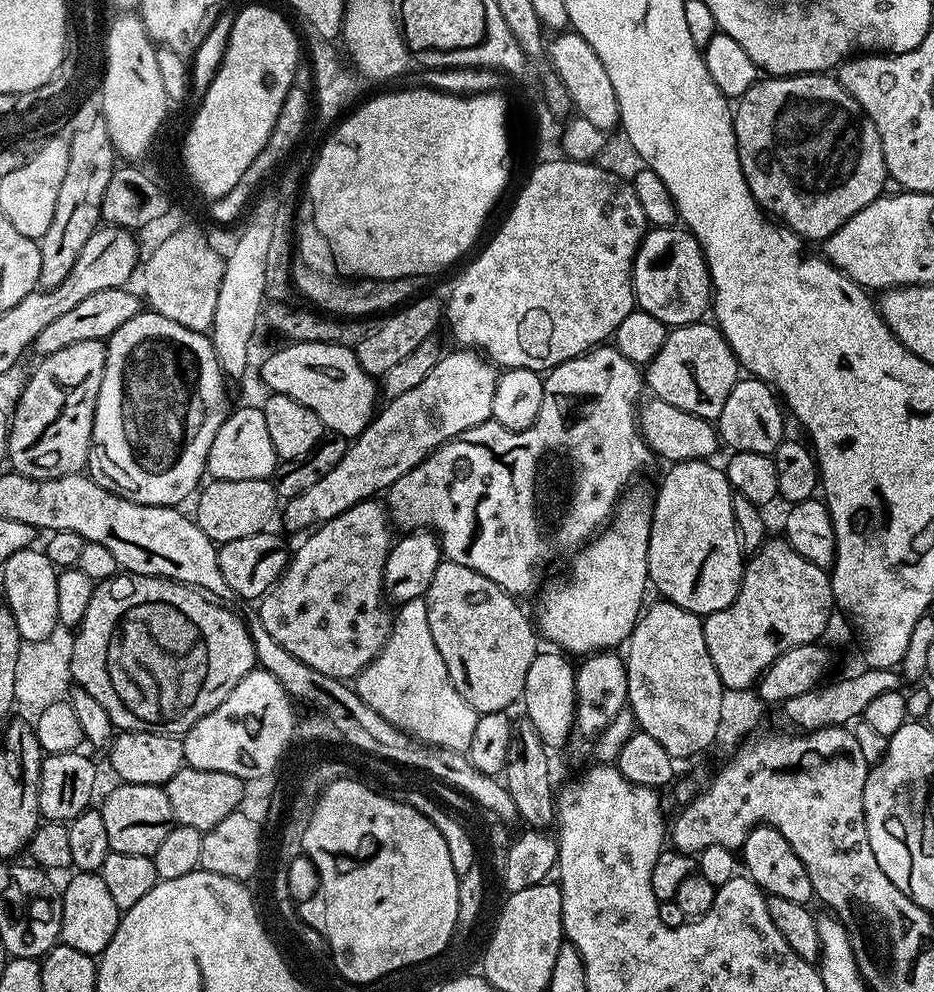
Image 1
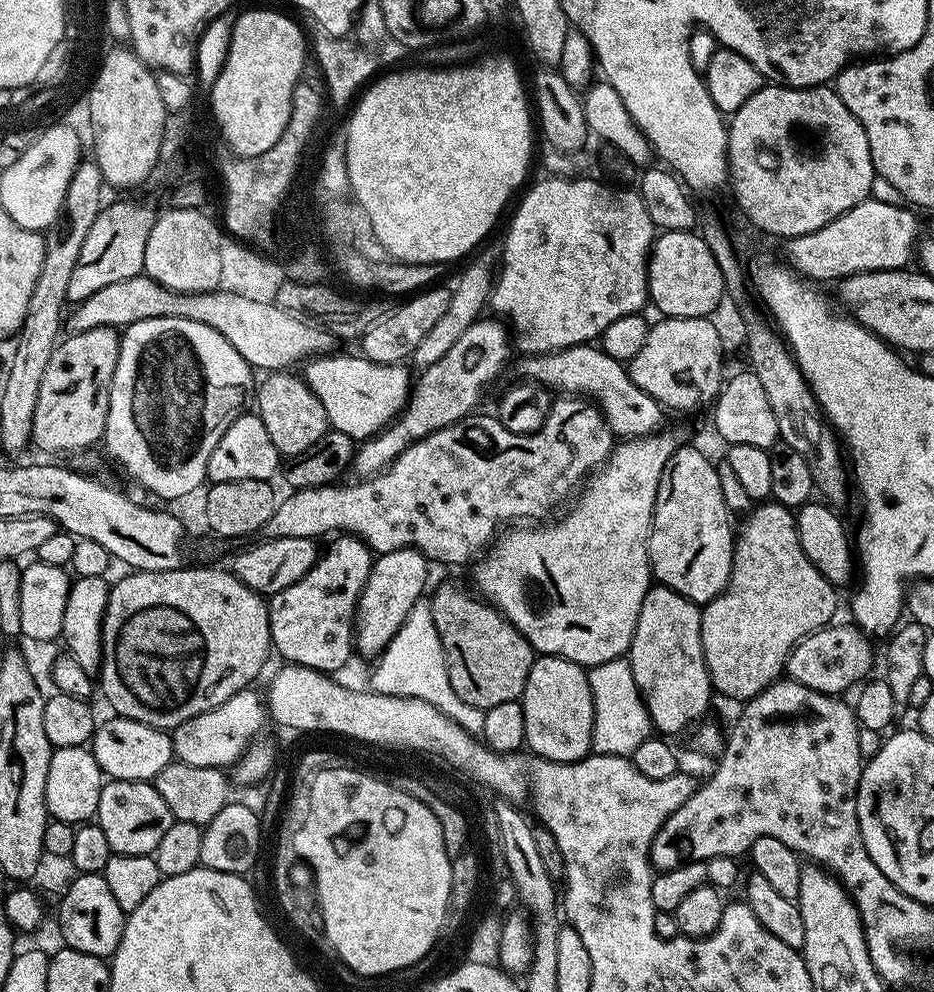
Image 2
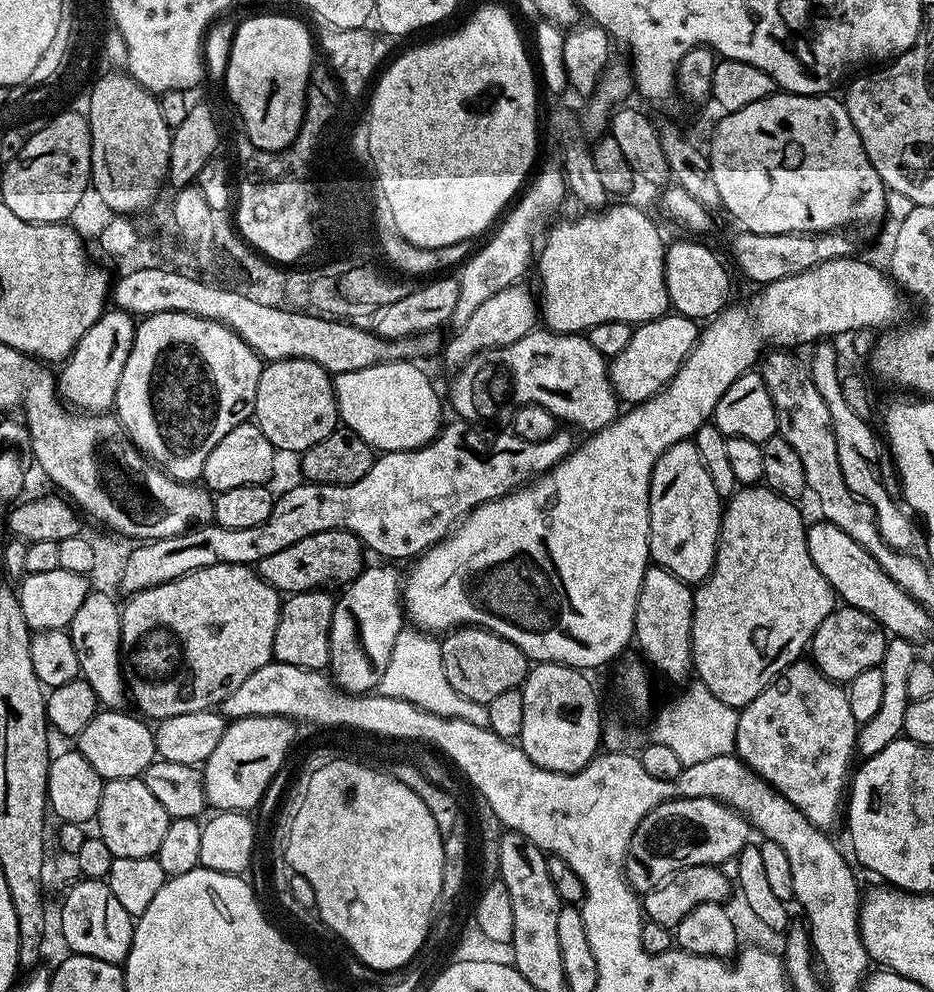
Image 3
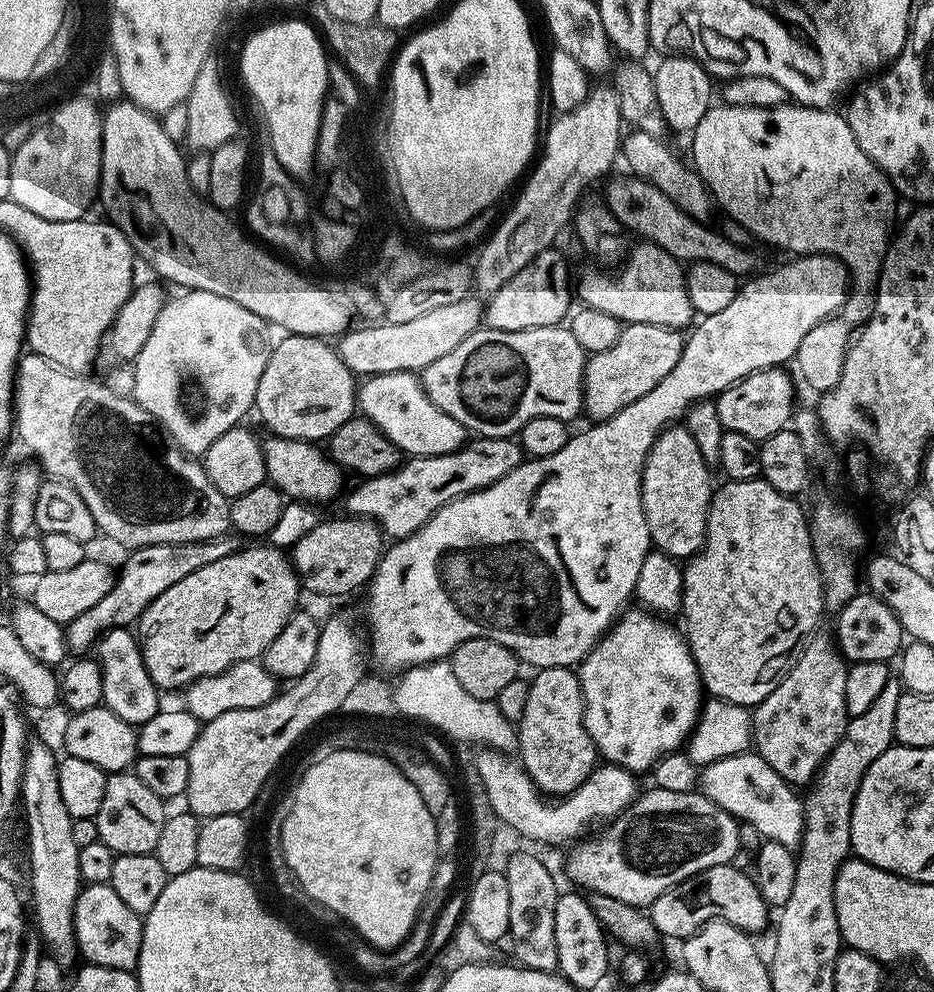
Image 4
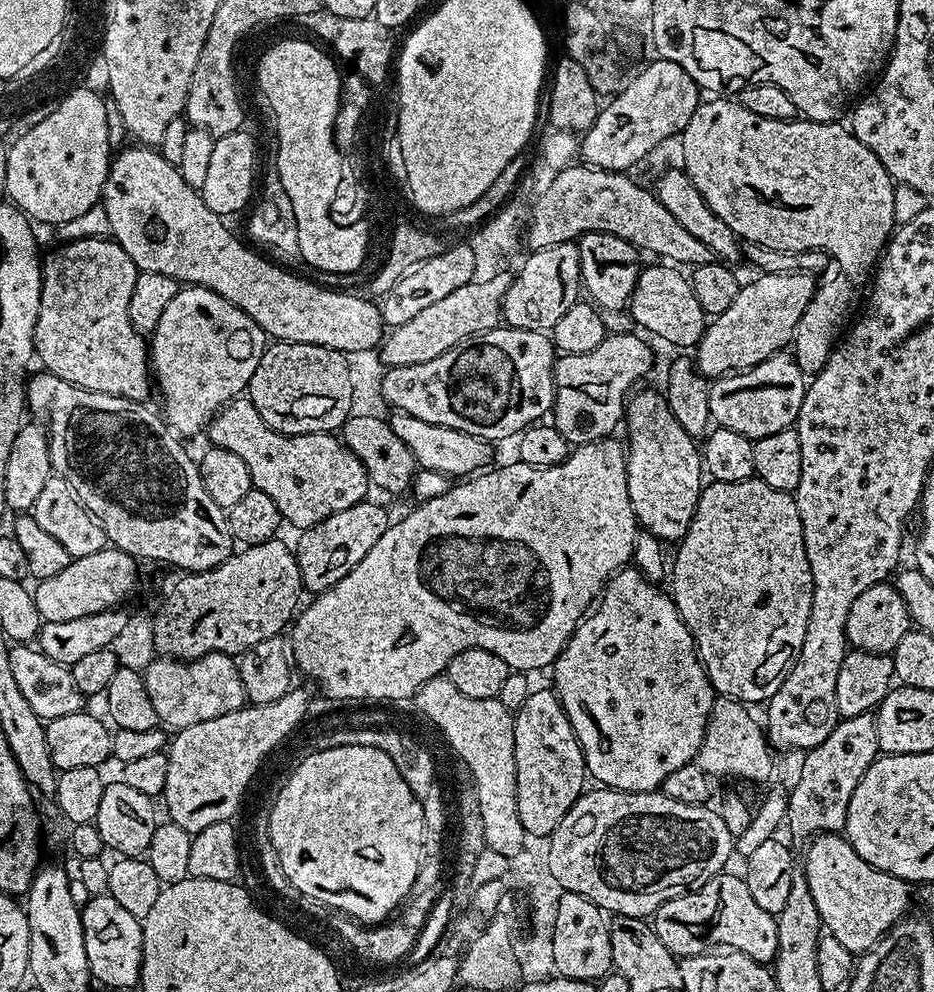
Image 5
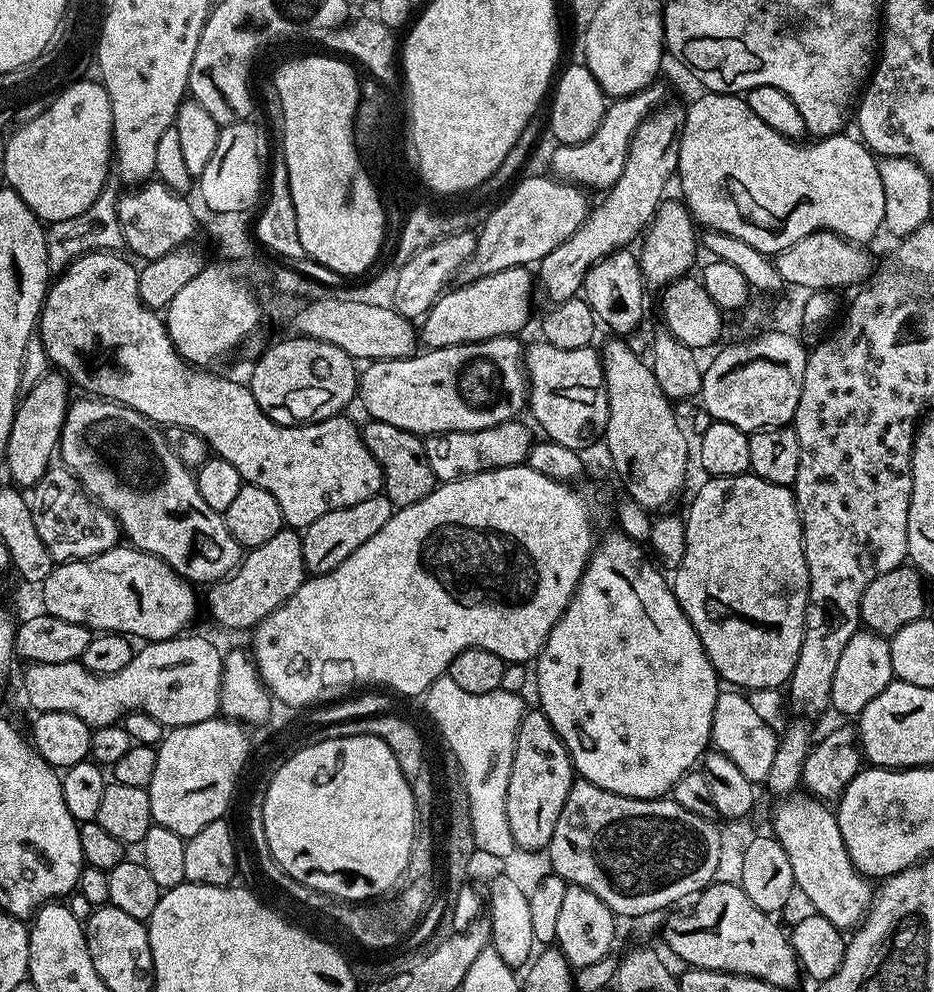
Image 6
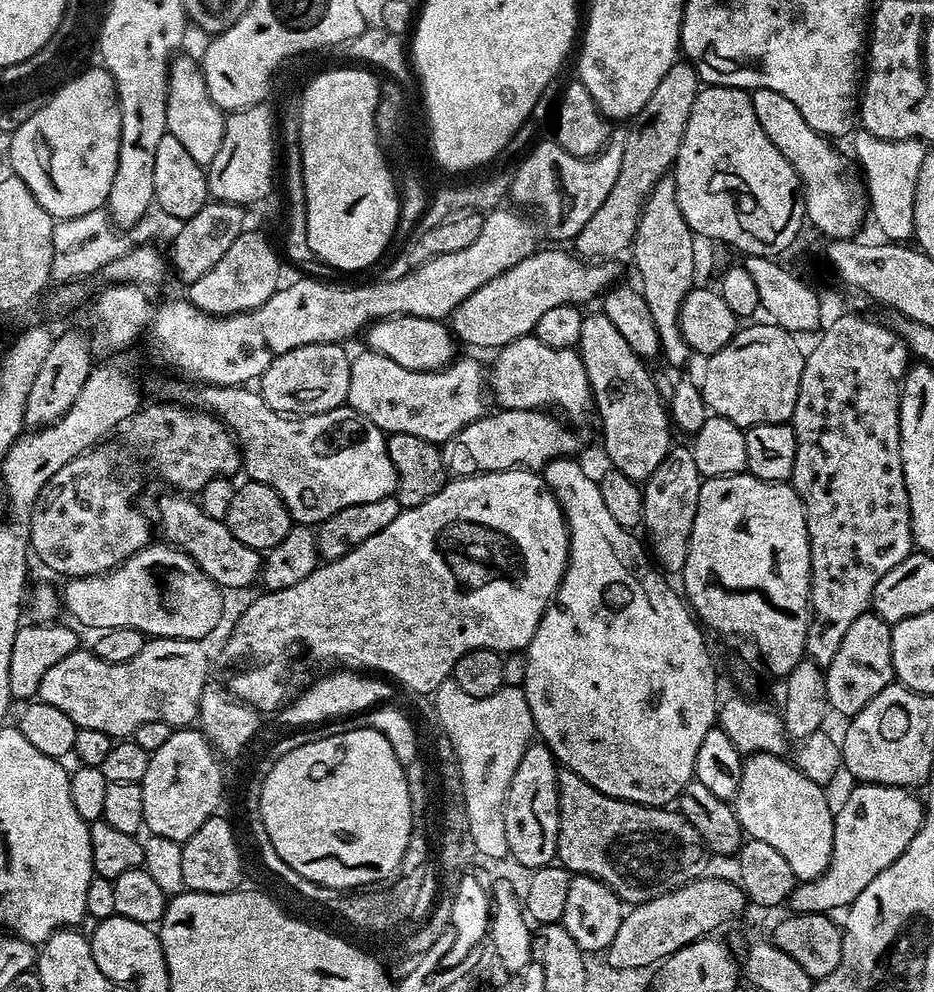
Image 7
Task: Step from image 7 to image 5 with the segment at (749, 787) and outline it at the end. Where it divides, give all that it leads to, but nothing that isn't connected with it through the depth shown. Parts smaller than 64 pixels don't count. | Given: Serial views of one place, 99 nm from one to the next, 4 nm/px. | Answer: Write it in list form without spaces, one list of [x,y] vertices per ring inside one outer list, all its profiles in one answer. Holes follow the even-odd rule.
[[[822,832],[807,841],[808,853],[802,860],[802,871],[818,906],[821,925],[827,935],[838,938],[853,954],[868,952],[897,922],[904,919],[908,908],[907,880],[894,878],[858,858],[847,835]]]

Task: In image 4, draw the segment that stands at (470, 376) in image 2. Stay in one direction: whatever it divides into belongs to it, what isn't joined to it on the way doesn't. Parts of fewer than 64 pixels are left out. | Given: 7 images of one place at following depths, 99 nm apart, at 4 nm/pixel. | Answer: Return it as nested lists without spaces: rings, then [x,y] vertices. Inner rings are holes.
[[[551,247],[539,252],[506,286],[487,297],[483,320],[487,327],[503,332],[534,330],[538,326],[557,326],[569,315],[568,303],[574,298],[568,294],[568,264],[563,254],[556,251]]]

